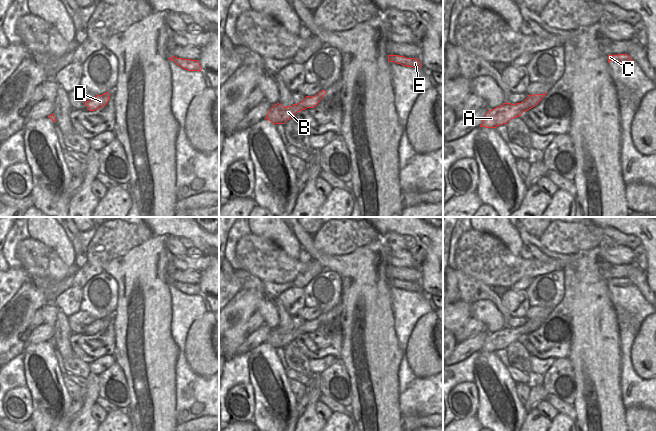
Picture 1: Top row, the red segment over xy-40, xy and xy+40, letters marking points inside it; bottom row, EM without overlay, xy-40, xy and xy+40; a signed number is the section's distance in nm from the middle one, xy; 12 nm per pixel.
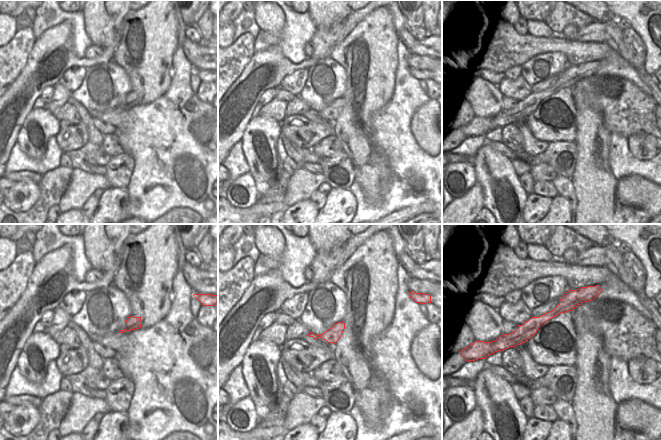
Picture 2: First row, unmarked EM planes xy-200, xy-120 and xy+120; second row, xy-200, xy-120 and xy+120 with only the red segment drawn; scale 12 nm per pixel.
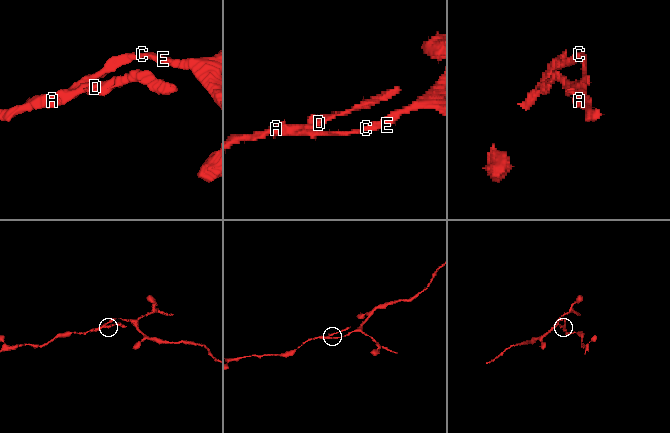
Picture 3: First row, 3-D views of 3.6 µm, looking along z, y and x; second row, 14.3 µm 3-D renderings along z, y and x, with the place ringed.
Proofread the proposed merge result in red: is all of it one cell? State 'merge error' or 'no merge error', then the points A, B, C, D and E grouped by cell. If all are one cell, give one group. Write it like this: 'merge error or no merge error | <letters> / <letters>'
merge error | A B D / C E

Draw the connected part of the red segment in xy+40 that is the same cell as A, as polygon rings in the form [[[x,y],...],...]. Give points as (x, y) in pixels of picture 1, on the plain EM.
[[[533,319],[534,322],[525,330],[513,330],[511,327],[504,327],[503,329],[489,334],[480,351],[496,352],[503,348],[507,348],[511,343],[520,341],[521,338],[533,331],[535,331],[545,319]]]

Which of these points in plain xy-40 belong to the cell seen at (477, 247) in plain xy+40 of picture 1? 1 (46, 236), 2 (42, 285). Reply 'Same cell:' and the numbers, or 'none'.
Same cell: none

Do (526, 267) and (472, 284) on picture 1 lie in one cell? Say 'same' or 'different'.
different

